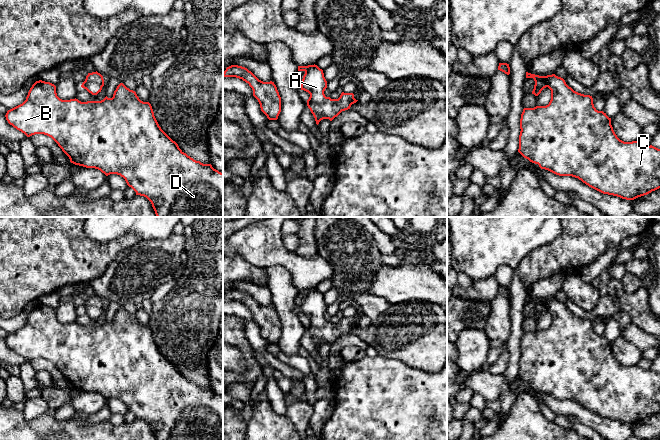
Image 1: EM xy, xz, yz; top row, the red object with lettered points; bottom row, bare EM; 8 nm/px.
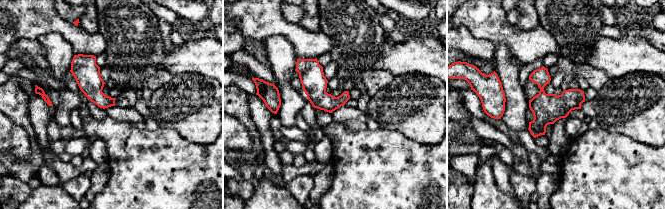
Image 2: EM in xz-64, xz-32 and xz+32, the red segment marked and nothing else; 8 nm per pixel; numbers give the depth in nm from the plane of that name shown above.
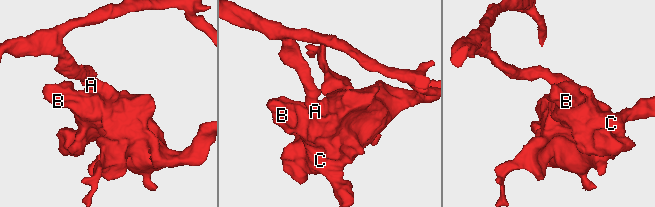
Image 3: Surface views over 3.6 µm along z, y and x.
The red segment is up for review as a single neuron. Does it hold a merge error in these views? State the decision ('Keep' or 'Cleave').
Keep

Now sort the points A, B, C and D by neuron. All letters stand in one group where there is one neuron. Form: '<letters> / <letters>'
A B C D

